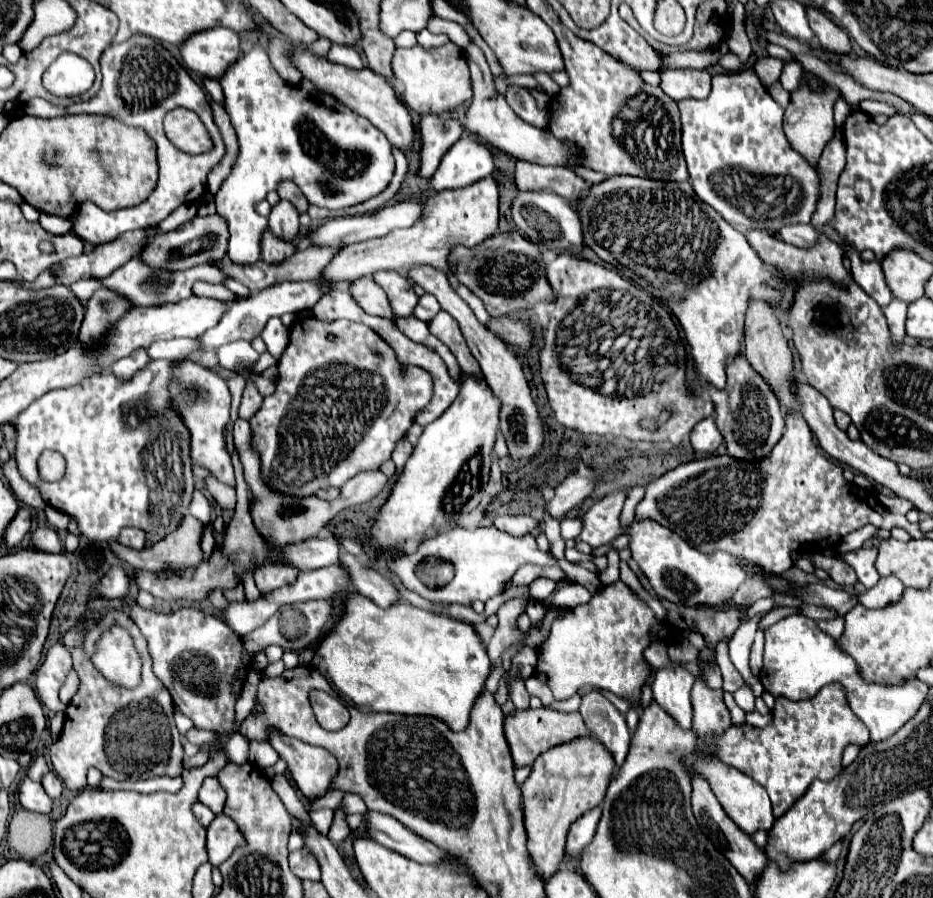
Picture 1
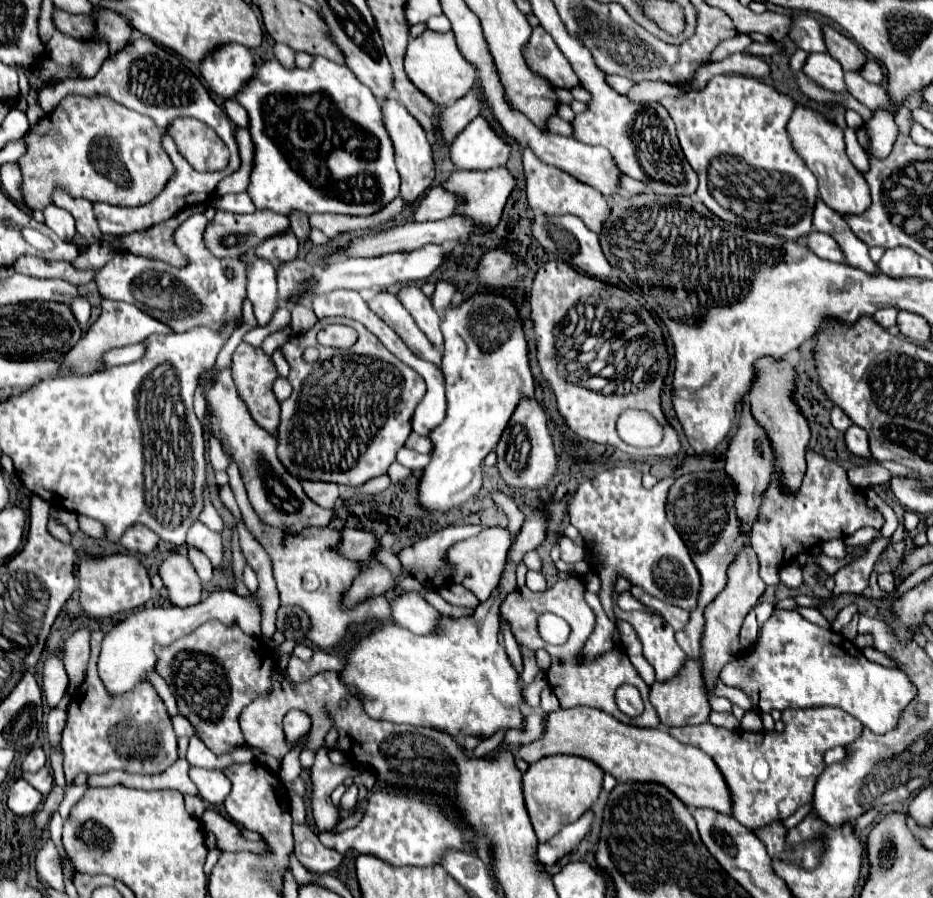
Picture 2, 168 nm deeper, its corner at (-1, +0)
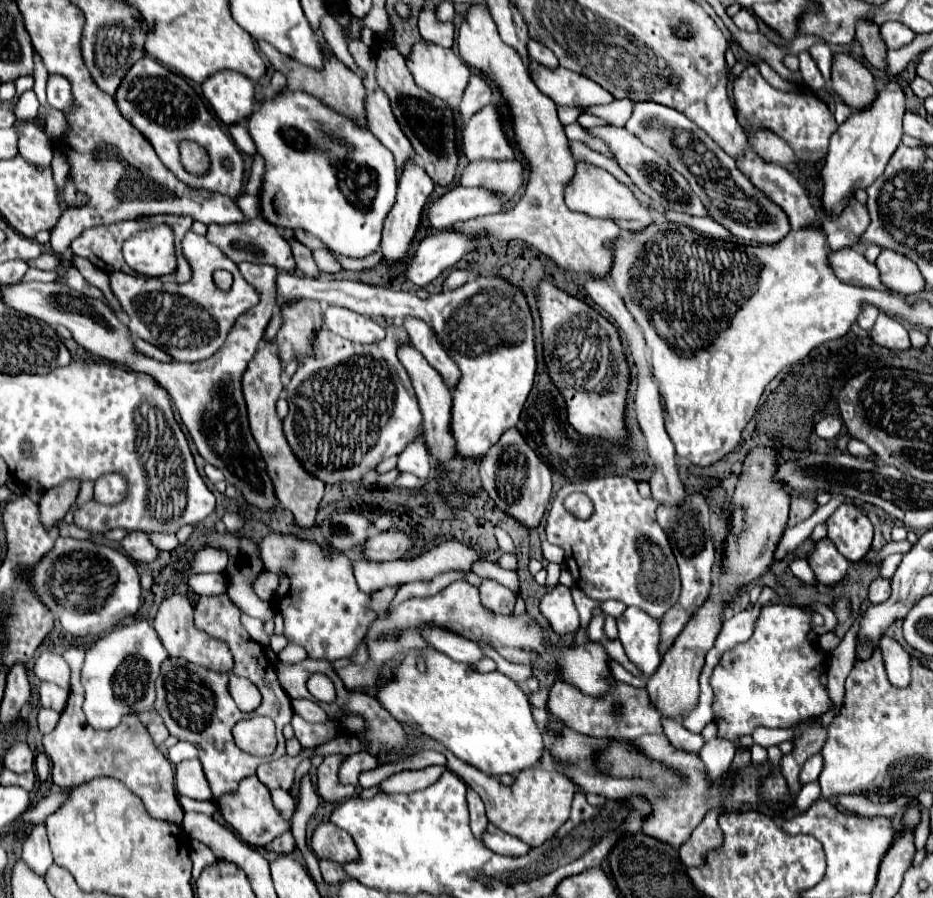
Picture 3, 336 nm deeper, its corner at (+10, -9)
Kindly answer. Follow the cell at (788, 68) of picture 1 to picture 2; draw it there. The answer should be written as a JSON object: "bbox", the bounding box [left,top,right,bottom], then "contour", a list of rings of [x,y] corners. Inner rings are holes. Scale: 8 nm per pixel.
{"bbox":[802,52,846,92],"contour":[[[827,52],[809,54],[802,72],[826,90],[846,92],[844,72],[842,72],[840,64]]]}

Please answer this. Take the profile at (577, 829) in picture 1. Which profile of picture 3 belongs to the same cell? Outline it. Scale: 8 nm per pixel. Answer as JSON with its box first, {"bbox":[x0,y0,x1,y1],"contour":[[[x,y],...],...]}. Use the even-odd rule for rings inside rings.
{"bbox":[483,825,533,857],"contour":[[[489,825],[487,833],[483,835],[483,843],[493,853],[505,855],[505,857],[523,857],[525,853],[529,853],[529,849],[533,849],[533,847],[525,845],[521,839],[497,829],[495,825]]]}

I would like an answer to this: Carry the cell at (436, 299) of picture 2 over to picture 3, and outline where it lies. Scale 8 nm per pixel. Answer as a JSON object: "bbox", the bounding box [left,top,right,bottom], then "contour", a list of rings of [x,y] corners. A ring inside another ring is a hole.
{"bbox":[443,271,471,291],"contour":[[[451,271],[451,275],[443,283],[443,291],[453,291],[461,285],[465,285],[471,277],[471,271]]]}

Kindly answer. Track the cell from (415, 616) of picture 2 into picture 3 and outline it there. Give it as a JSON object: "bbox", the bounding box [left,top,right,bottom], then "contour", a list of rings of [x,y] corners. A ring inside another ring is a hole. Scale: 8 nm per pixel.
{"bbox":[421,625,483,663],"contour":[[[421,625],[421,637],[455,661],[477,663],[483,657],[481,649],[473,645],[473,641],[465,641],[465,637],[457,637],[457,633],[447,633],[447,629],[441,629],[439,625]]]}

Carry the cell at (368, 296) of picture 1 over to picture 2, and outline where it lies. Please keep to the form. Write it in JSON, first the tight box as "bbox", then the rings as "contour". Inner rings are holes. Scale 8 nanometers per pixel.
{"bbox":[368,292,442,366],"contour":[[[378,292],[372,300],[368,300],[368,306],[372,308],[372,312],[376,312],[376,316],[380,316],[390,328],[398,332],[398,336],[418,358],[440,366],[442,354],[430,344],[430,340],[426,340],[424,332],[420,332],[410,312],[400,304],[400,300],[394,294]]]}

